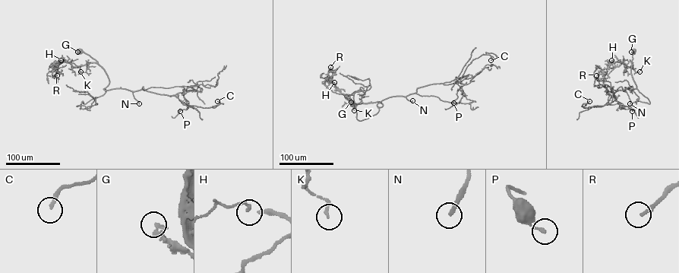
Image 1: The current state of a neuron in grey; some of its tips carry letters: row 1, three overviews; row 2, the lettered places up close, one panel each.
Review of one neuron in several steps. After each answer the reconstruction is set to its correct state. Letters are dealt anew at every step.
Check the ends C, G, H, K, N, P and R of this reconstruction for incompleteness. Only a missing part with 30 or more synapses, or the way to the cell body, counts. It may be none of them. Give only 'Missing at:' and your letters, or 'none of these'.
Missing at: N, R

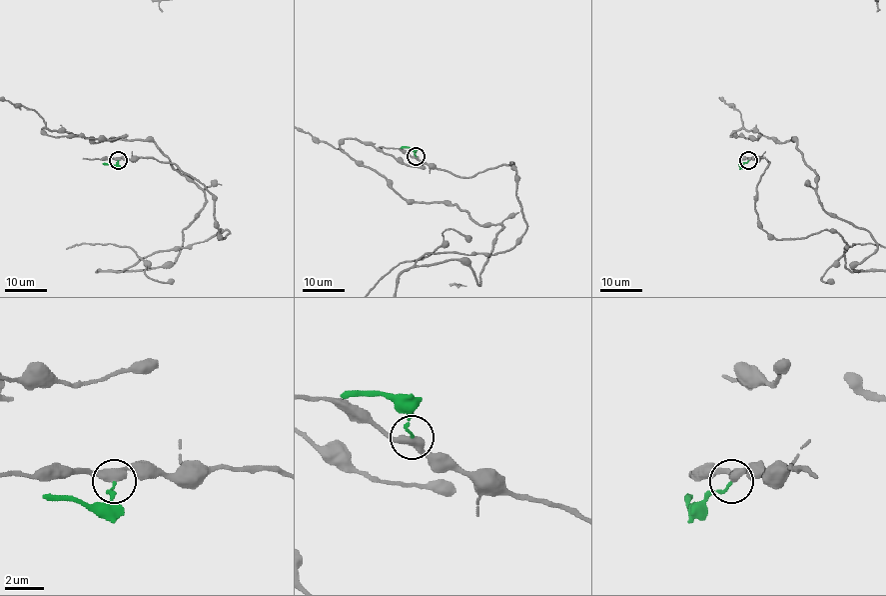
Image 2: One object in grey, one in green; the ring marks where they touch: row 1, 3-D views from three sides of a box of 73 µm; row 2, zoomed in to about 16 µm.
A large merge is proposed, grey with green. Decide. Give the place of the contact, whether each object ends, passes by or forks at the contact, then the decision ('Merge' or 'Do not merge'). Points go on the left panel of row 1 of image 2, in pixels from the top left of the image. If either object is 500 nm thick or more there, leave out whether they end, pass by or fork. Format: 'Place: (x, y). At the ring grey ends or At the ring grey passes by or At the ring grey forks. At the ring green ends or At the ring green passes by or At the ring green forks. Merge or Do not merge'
Place: (118, 160). At the ring grey passes by. At the ring green ends. Do not merge

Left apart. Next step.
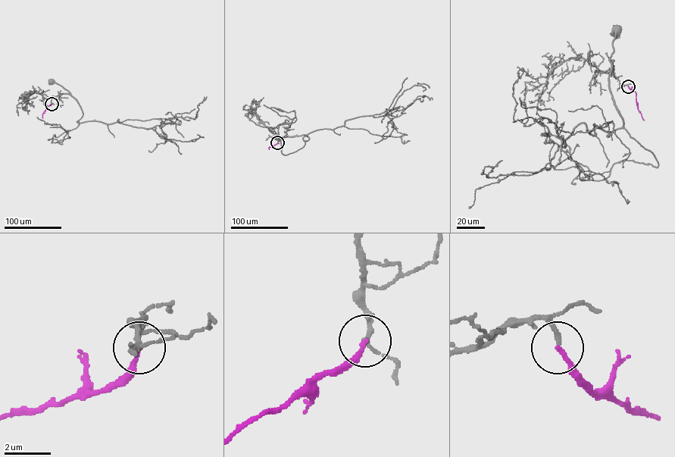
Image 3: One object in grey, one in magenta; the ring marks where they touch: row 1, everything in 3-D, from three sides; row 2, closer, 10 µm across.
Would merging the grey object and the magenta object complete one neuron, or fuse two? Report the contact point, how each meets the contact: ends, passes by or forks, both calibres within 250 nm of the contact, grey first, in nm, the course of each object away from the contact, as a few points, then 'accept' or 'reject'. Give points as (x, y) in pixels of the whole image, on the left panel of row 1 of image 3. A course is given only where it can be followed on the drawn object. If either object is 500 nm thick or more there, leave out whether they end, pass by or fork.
(51, 104) | grey ends | magenta ends | 190/190 nm | grey via (51, 104), (52, 98), (70, 93), (52, 81) | magenta via (51, 104), (44, 111), (42, 118) | accept

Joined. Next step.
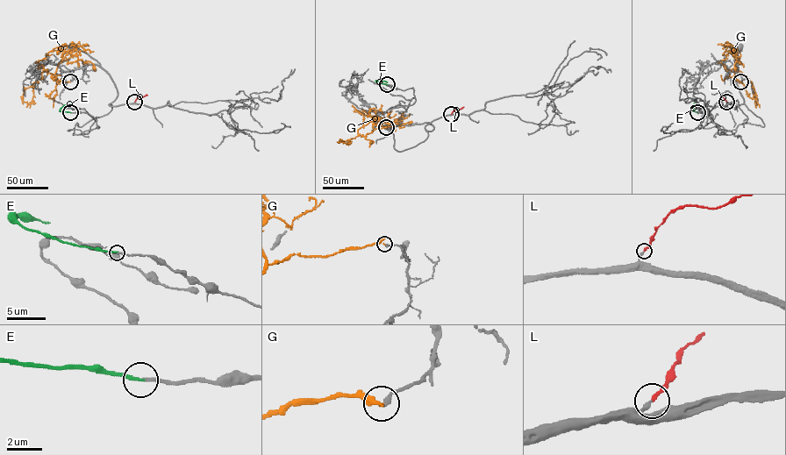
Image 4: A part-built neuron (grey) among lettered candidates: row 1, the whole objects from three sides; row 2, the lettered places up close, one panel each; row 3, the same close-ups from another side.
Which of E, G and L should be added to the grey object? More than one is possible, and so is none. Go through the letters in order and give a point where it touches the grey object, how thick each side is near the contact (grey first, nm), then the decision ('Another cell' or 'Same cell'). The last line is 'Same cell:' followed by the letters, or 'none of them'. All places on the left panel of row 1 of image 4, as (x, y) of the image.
E: Touches grey at (70, 112). Thickness 180 nm (grey) against 190 nm. Same cell
G: Touches grey at (70, 81). Thickness 240 nm (grey) against 320 nm. Another cell
L: Touches grey at (134, 102). Thickness 220 nm (grey) against 200 nm. Same cell
Same cell: E, L

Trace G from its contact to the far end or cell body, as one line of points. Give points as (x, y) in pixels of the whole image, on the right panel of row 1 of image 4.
G: (740, 81), (734, 77), (739, 71), (752, 81), (755, 103), (757, 102)

